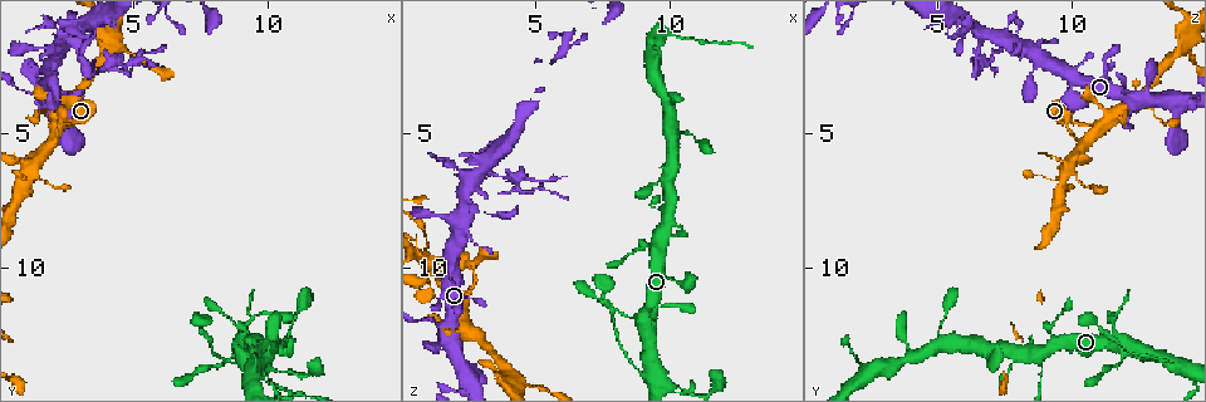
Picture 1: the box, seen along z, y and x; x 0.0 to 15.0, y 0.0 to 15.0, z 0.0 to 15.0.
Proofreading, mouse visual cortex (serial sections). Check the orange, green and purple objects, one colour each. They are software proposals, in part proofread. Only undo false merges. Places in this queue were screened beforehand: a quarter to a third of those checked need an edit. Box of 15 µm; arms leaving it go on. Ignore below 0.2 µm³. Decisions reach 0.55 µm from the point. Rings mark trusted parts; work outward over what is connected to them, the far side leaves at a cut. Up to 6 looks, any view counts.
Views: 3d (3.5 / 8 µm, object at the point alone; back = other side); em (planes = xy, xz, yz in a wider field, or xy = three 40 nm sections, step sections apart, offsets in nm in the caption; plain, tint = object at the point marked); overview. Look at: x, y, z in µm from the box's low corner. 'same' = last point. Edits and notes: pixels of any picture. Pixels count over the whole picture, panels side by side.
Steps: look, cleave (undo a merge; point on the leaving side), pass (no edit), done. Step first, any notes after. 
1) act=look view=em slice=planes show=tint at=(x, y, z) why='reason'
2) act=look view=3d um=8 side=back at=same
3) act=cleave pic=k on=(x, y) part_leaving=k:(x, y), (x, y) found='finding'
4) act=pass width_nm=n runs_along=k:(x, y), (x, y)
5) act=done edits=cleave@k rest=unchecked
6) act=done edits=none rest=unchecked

act=look view=3d um=8 at=(3.6, 2.7, 6.6) why='abrupt turn'

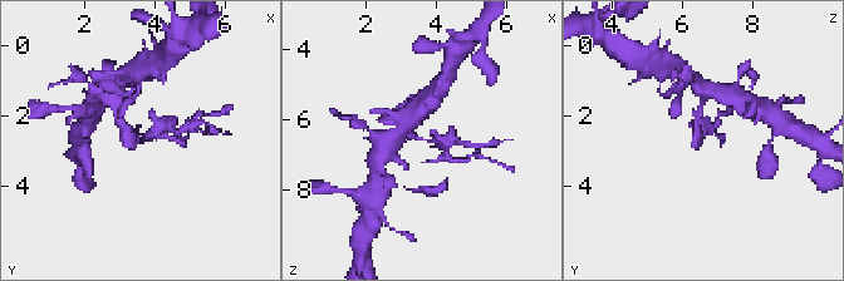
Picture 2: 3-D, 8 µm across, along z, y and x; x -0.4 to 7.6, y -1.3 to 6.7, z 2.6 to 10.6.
act=look view=3d um=3.5 at=(3.7, 2.6, 6.6) why='closer look'

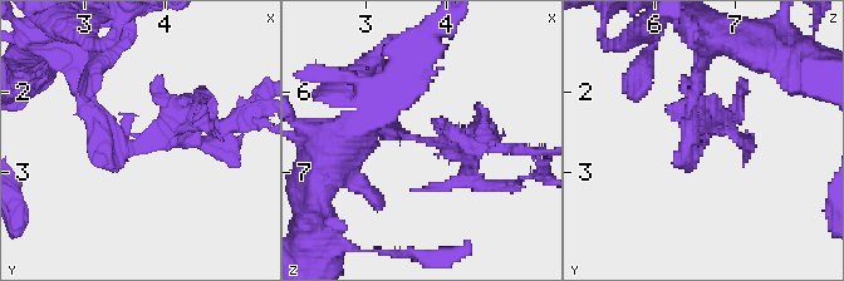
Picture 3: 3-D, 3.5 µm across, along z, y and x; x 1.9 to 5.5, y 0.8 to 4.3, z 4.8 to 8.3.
act=cleave pic=3 on=(451, 149) found='a second cell is stuck on'

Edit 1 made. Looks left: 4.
act=look view=overview

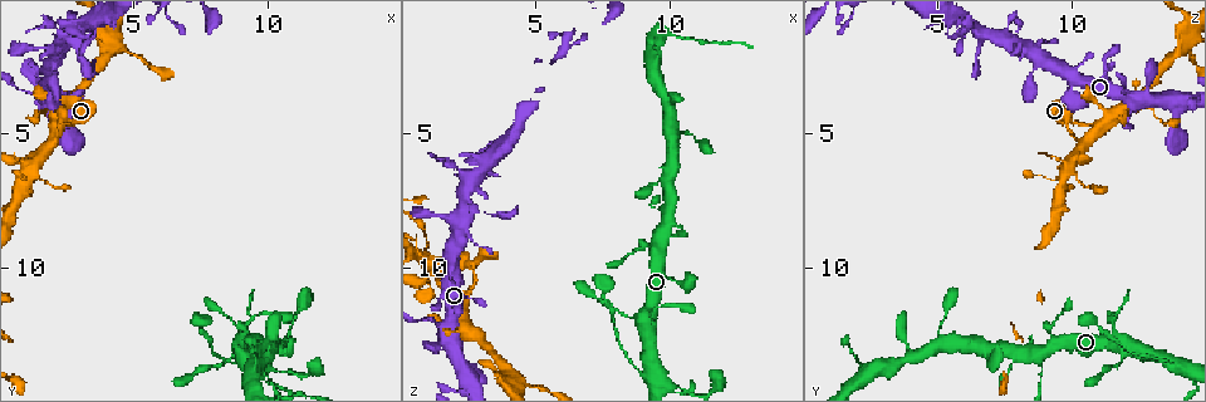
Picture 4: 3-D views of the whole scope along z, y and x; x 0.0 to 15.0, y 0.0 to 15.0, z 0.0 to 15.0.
act=look view=3d um=8 at=(9.0, 13.7, 13.9) why='abrupt turn'

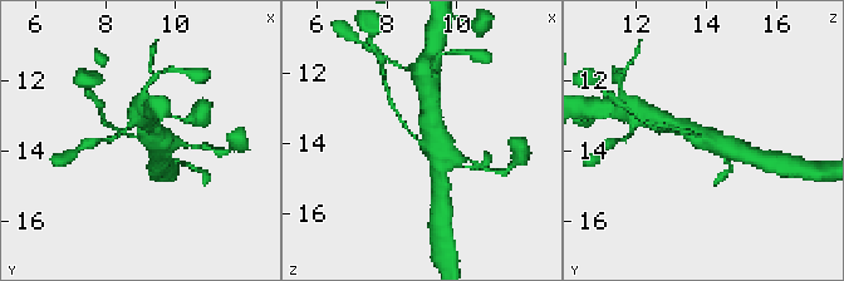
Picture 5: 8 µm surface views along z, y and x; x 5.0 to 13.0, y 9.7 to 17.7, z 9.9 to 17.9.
act=look view=3d um=3.5 at=(9.1, 13.7, 13.9) why='zoom in'

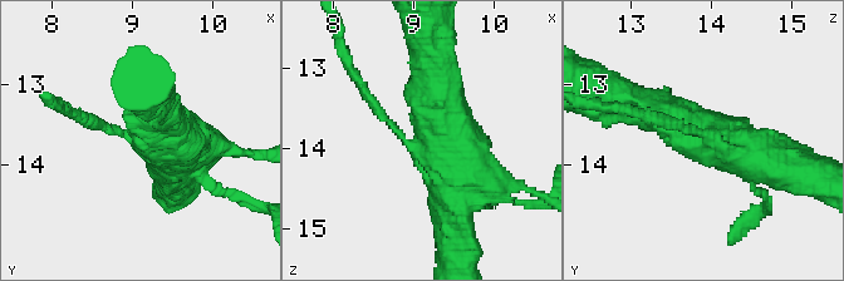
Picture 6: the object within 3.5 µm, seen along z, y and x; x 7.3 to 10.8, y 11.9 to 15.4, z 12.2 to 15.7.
act=look view=em slice=xy step=1 show=tint at=(9.05, 13.70, 13.95) why='shape alone is not enough'

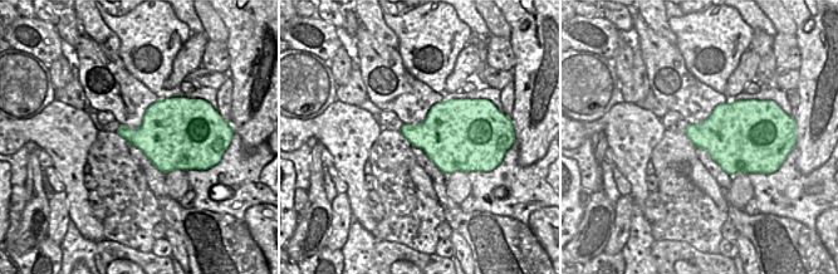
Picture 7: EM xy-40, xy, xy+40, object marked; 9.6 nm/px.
act=pass runs_along=6:(437, 69), (441, 141), (510, 185) found='all the same cell'

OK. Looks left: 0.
act=done edits=cleave@3 rest=unchecked

